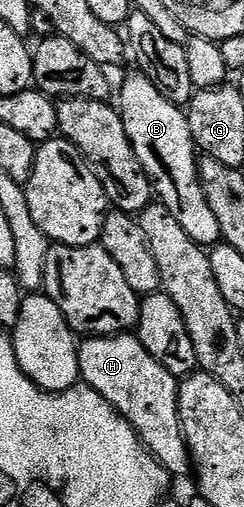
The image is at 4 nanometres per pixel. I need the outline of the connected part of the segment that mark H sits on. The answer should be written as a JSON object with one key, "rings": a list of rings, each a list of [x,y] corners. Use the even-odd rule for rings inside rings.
{"rings":[[[131,332],[116,337],[90,337],[79,342],[76,354],[83,384],[111,403],[132,424],[145,449],[173,478],[189,476],[188,445],[178,415],[178,378]]]}

